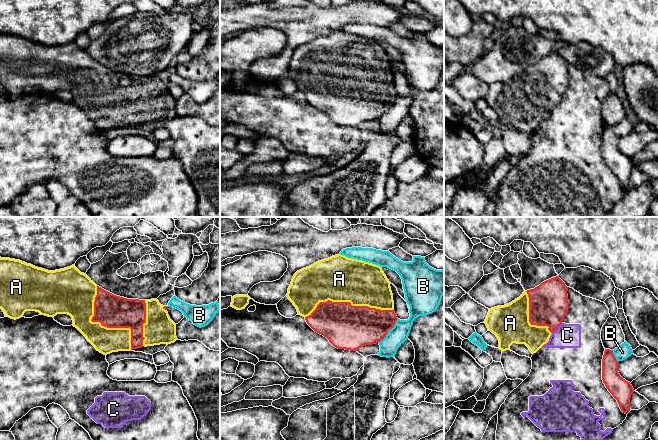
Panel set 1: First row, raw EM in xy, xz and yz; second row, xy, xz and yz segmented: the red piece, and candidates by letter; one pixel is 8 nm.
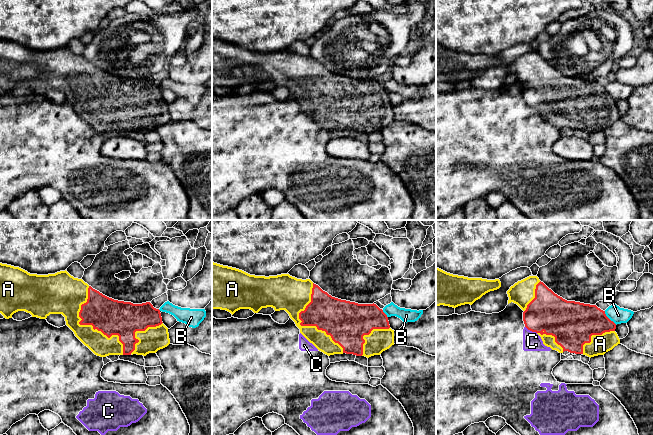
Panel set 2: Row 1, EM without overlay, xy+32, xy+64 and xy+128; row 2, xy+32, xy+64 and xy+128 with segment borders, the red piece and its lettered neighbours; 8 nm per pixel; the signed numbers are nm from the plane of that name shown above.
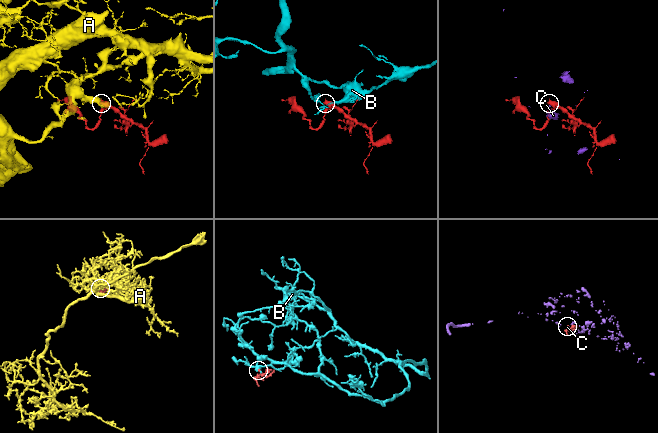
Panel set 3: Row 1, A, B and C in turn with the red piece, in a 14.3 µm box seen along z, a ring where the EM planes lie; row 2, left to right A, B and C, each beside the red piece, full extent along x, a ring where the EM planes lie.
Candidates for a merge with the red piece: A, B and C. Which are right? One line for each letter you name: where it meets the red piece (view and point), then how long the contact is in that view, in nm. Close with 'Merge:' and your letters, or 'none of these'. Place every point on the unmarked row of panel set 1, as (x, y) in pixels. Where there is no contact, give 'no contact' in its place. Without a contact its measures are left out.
A: meets red in xy at (104, 101); contact 600 nm long
Merge: A

